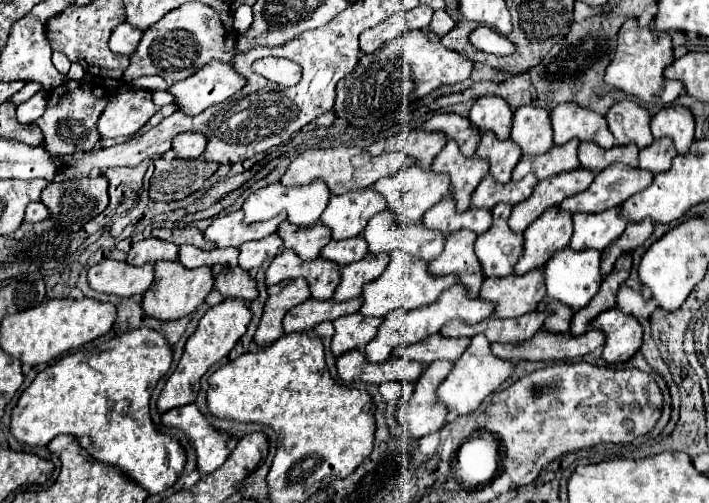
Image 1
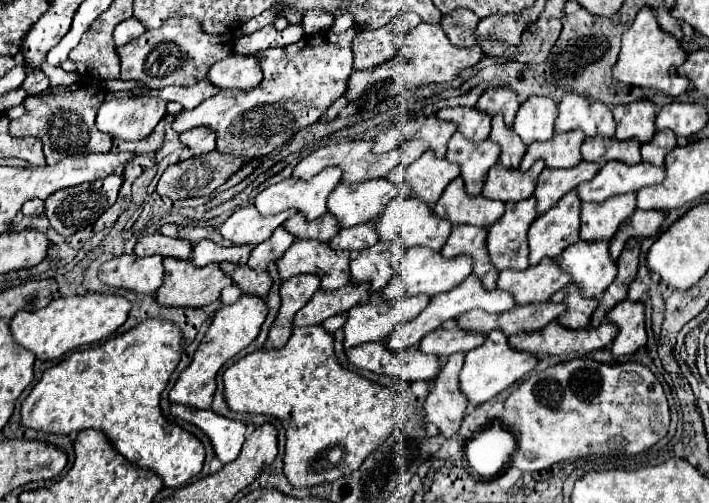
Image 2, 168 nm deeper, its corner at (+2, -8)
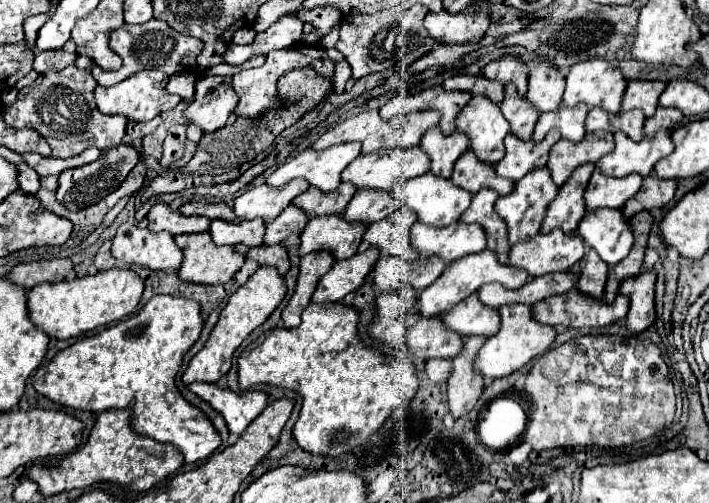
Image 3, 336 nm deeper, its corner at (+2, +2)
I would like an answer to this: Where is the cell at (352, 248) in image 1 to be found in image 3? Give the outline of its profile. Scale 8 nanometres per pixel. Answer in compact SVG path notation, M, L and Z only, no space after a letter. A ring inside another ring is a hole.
M360 189L344 211L344 219L360 221L364 225L382 221L402 205L402 199L392 197L392 191Z

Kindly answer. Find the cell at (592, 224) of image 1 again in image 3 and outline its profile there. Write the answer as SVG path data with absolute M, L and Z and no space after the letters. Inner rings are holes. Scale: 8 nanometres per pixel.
M594 169L588 189L584 193L586 199L586 209L600 209L600 207L610 207L610 209L620 209L624 203L638 193L642 187L642 177L638 173L632 173L632 177L608 177L600 169Z

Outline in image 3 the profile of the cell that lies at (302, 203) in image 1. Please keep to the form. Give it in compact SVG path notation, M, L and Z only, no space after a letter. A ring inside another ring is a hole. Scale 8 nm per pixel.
M340 143L324 151L308 147L306 151L292 157L288 163L280 165L266 183L272 187L282 187L296 177L304 177L310 185L322 189L324 193L336 191L340 185L340 173L360 155L360 143Z

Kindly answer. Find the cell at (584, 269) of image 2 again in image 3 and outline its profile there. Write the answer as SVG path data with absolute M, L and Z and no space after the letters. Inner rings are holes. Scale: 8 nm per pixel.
M622 209L588 211L578 225L578 233L584 237L584 243L608 265L622 261L634 243L632 225L624 217Z

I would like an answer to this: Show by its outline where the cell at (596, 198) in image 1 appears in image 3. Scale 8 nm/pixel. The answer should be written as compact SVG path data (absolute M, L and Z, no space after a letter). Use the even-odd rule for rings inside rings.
M660 129L652 139L644 137L640 143L616 131L614 141L614 151L596 163L604 171L604 175L610 177L626 177L630 173L640 173L642 177L648 177L654 165L662 157L670 155L674 149L674 143L664 129Z

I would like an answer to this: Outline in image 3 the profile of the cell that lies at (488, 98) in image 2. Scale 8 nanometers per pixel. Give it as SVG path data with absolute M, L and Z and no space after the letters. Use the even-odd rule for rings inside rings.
M504 55L496 61L490 61L486 67L484 67L484 75L488 79L494 79L494 81L500 81L500 83L508 83L512 81L518 89L520 95L526 93L528 89L528 73L526 73L526 63L518 57L518 55Z

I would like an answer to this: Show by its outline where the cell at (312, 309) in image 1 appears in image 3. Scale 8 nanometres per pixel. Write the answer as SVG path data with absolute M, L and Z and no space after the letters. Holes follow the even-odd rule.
M368 247L366 251L360 251L350 259L336 261L334 267L320 279L312 303L342 301L348 293L360 289L366 275L378 261L378 255L380 251L376 247Z

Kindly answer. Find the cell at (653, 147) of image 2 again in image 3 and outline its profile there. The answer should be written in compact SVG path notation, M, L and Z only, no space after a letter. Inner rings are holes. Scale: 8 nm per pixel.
M658 105L656 113L652 117L646 119L644 123L644 135L646 137L654 137L654 133L658 129L668 129L668 131L674 131L674 125L682 121L682 111L680 109L674 109L674 107L662 107Z

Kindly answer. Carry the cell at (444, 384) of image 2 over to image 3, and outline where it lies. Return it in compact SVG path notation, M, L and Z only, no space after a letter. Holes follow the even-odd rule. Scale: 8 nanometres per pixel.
M480 335L466 337L462 353L454 357L454 369L448 379L448 391L446 391L446 401L450 405L450 413L454 415L454 419L470 413L484 391L484 377L476 373L474 359L486 339L488 337Z

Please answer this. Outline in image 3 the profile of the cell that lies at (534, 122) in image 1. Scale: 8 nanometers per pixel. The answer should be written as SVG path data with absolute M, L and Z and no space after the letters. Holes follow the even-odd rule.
M538 61L530 71L528 85L528 101L538 107L538 111L552 111L562 103L564 93L564 77L558 67L550 61Z

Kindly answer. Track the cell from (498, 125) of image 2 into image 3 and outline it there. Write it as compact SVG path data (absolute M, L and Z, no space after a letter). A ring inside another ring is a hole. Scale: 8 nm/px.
M512 83L506 85L506 97L500 103L500 109L502 109L502 115L508 119L514 135L520 135L524 141L532 139L540 111L532 103L528 103L526 97L518 95Z

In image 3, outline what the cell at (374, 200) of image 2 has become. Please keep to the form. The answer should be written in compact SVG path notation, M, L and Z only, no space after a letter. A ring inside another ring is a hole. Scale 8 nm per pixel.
M418 145L410 147L410 149L380 149L380 151L368 153L368 155L360 155L356 161L352 161L344 169L342 181L352 181L356 185L356 189L364 189L364 187L392 189L394 183L398 187L404 181L408 181L410 177L418 177L426 171L430 171L430 157Z

